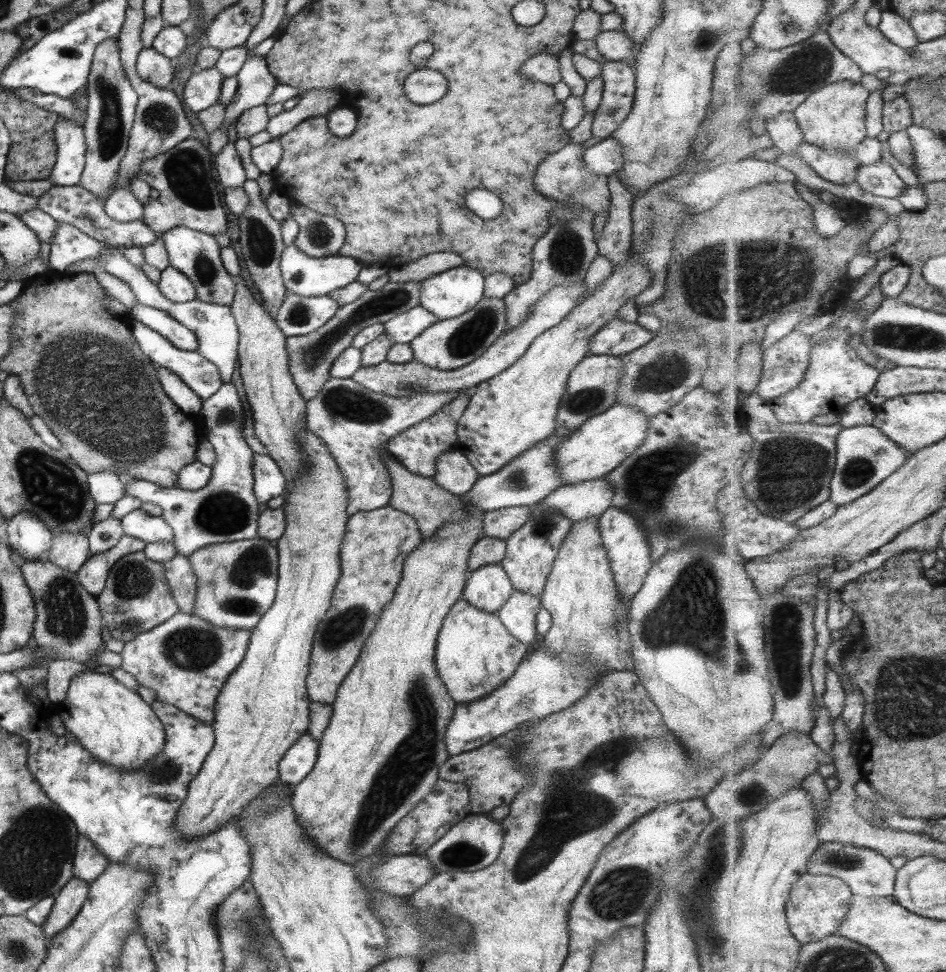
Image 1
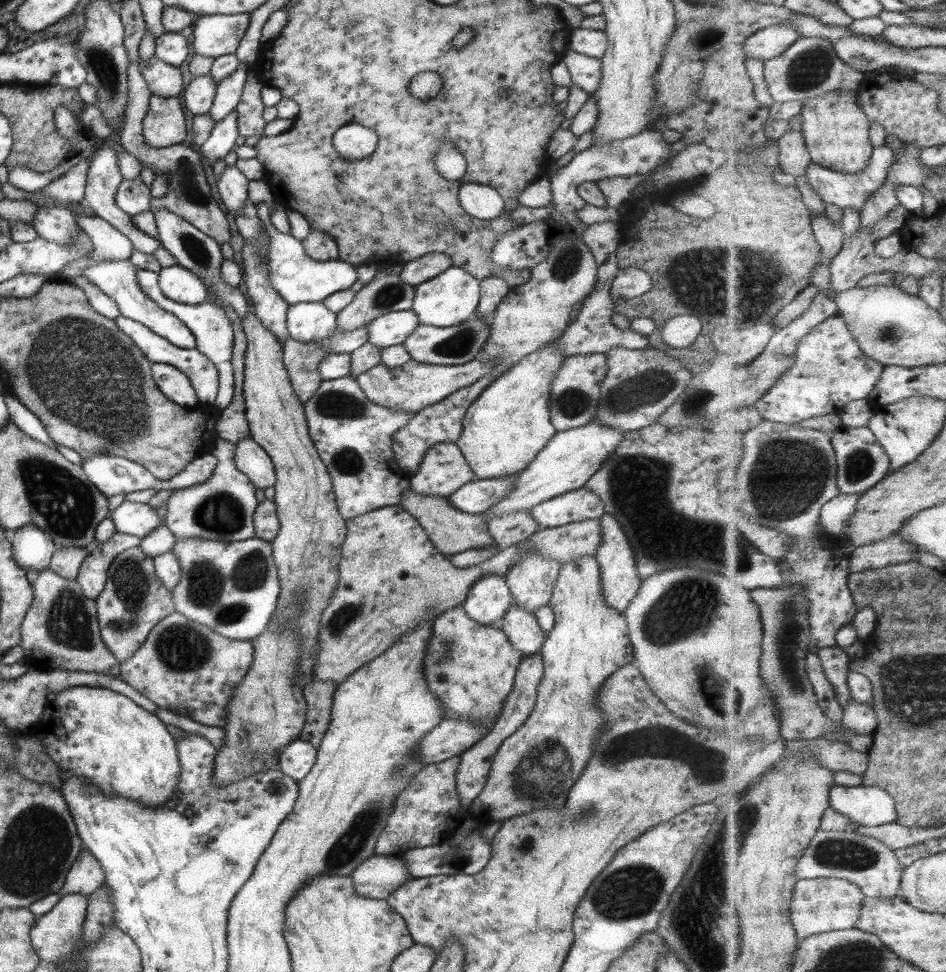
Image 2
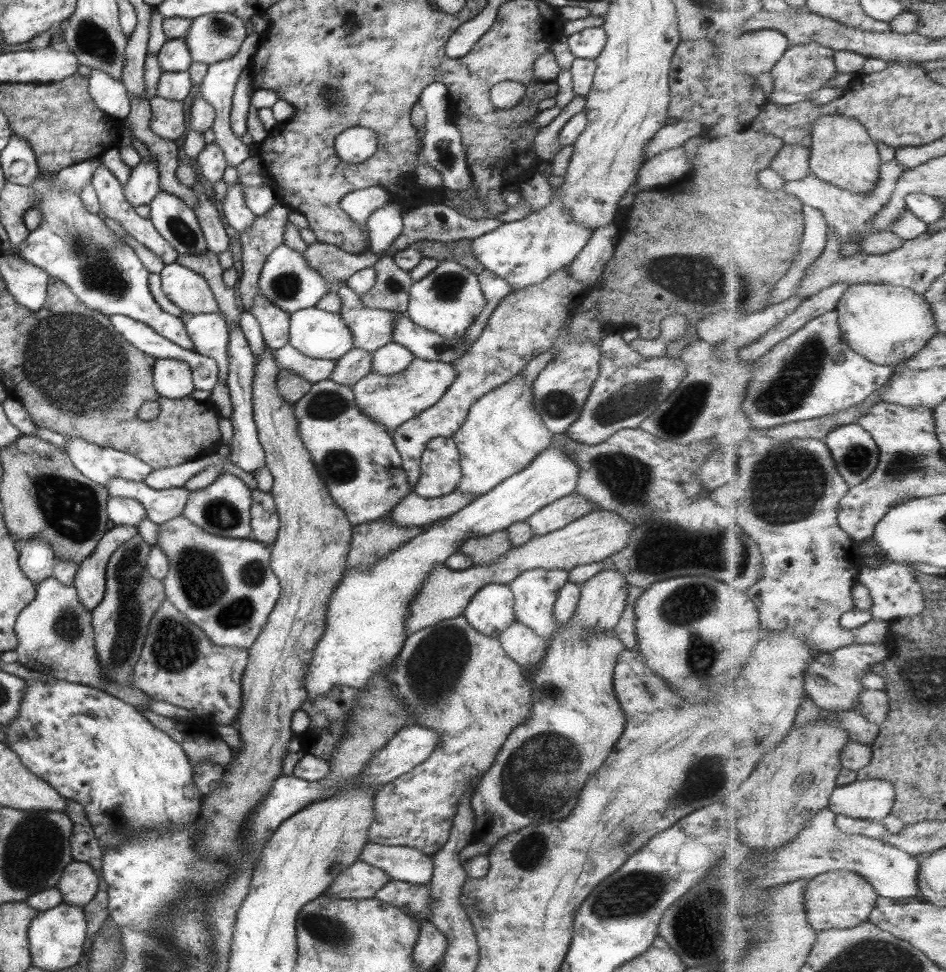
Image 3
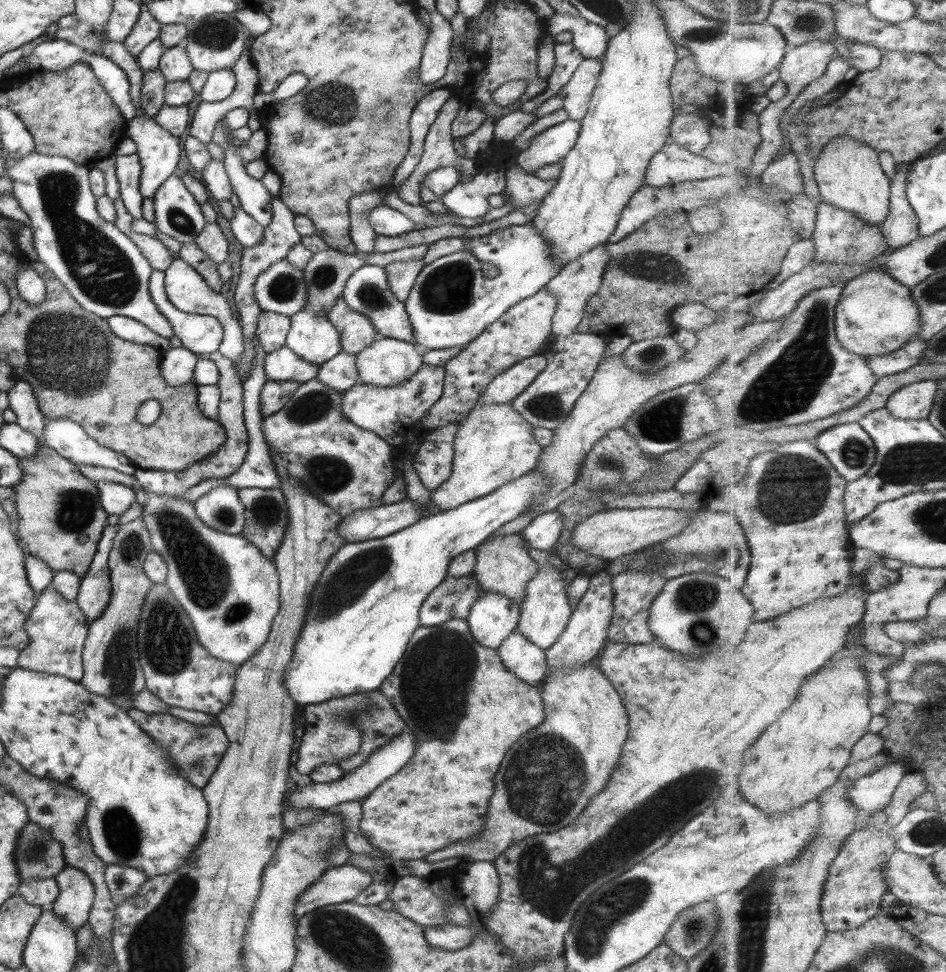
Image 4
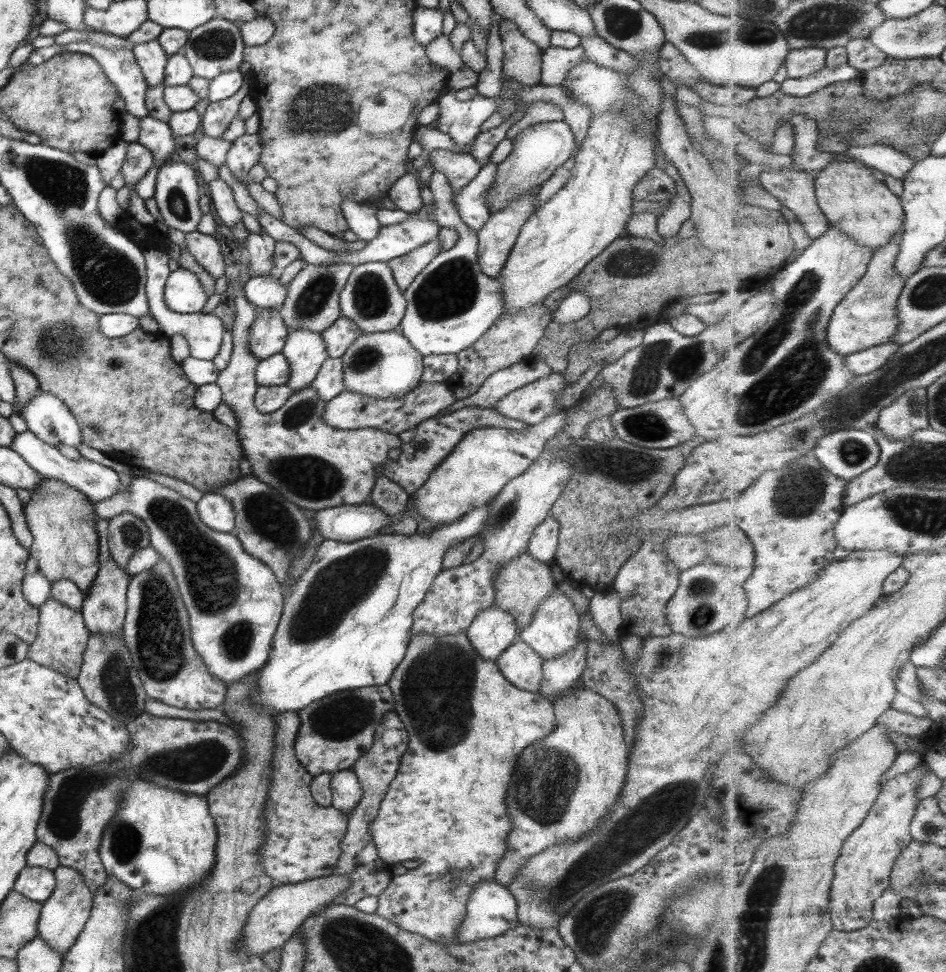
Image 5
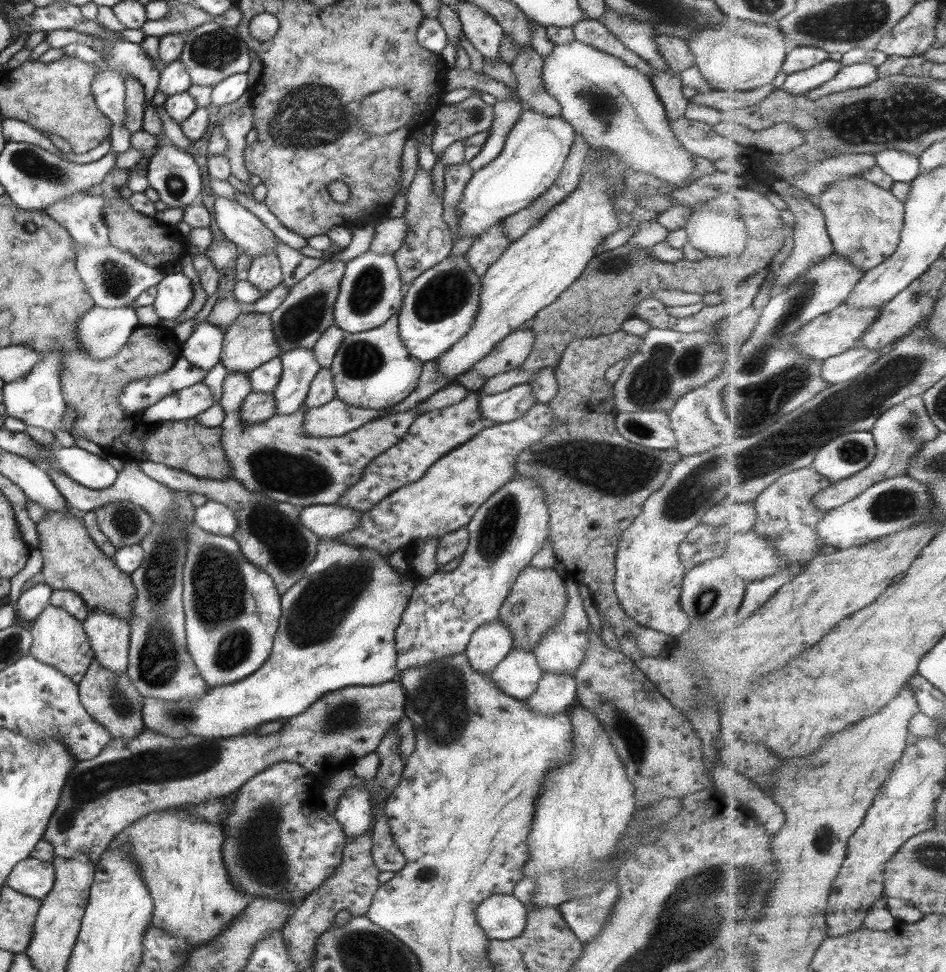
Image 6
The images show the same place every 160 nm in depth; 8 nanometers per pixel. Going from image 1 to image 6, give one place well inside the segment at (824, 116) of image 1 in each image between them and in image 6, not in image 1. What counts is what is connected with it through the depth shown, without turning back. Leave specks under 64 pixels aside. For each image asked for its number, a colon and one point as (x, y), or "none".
2: (837, 129)
3: (842, 151)
4: (849, 172)
5: (864, 207)
6: (865, 221)

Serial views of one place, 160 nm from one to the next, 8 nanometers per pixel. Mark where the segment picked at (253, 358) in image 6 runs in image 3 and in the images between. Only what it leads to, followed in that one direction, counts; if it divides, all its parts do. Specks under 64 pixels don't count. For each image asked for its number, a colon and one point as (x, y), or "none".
3: (273, 322)
4: (271, 328)
5: (266, 336)

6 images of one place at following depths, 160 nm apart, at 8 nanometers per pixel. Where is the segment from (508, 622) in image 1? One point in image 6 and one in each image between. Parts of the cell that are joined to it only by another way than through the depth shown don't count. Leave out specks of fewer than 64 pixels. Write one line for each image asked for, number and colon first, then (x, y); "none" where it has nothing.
2: (519, 625)
3: (520, 643)
4: (526, 661)
5: (521, 666)
6: (517, 675)

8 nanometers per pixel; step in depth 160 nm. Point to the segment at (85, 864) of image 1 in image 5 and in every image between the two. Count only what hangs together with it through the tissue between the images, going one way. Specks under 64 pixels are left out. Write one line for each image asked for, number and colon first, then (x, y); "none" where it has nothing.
2: (85, 874)
3: (78, 883)
4: (75, 896)
5: (63, 915)

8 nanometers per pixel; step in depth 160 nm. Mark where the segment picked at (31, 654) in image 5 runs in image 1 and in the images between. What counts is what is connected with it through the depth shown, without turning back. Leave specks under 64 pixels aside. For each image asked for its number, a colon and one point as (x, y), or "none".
1: (67, 623)
2: (60, 630)
3: (55, 637)
4: (55, 627)

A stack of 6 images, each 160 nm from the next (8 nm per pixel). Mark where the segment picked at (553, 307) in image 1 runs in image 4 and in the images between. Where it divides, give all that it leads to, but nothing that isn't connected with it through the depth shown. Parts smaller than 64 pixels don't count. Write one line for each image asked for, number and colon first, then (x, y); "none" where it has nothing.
2: (408, 388)
3: (389, 400)
4: (390, 412)

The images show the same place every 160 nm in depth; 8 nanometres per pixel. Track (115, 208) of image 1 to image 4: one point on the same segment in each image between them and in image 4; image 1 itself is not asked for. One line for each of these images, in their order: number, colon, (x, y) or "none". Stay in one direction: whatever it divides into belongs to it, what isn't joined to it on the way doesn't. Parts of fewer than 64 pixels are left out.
2: (132, 196)
3: (140, 188)
4: (158, 151)

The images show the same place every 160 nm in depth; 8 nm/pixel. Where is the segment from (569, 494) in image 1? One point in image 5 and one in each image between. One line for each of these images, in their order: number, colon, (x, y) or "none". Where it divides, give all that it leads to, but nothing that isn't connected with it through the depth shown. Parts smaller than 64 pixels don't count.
2: (580, 504)
3: (548, 519)
4: (542, 532)
5: (542, 545)

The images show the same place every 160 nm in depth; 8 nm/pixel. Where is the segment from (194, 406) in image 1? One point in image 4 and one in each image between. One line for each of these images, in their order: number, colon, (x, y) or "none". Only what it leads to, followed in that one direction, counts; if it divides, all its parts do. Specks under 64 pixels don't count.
2: (176, 387)
3: (171, 378)
4: (176, 365)

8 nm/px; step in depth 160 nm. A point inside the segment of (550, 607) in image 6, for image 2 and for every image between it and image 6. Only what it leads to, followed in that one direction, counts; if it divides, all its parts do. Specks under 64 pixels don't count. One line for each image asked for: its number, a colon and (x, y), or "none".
2: (449, 530)
3: (481, 550)
4: (502, 565)
5: (519, 584)

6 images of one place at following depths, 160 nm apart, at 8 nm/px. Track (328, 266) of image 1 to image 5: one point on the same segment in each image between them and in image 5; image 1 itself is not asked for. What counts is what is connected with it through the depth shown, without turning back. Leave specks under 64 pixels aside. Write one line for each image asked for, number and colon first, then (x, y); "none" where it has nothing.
2: (297, 278)
3: (286, 279)
4: (280, 288)
5: (265, 291)

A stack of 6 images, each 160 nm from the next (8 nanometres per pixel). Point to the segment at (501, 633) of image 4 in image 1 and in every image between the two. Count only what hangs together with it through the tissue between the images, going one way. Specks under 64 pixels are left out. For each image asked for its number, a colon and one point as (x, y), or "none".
1: (487, 587)
2: (487, 599)
3: (490, 610)

